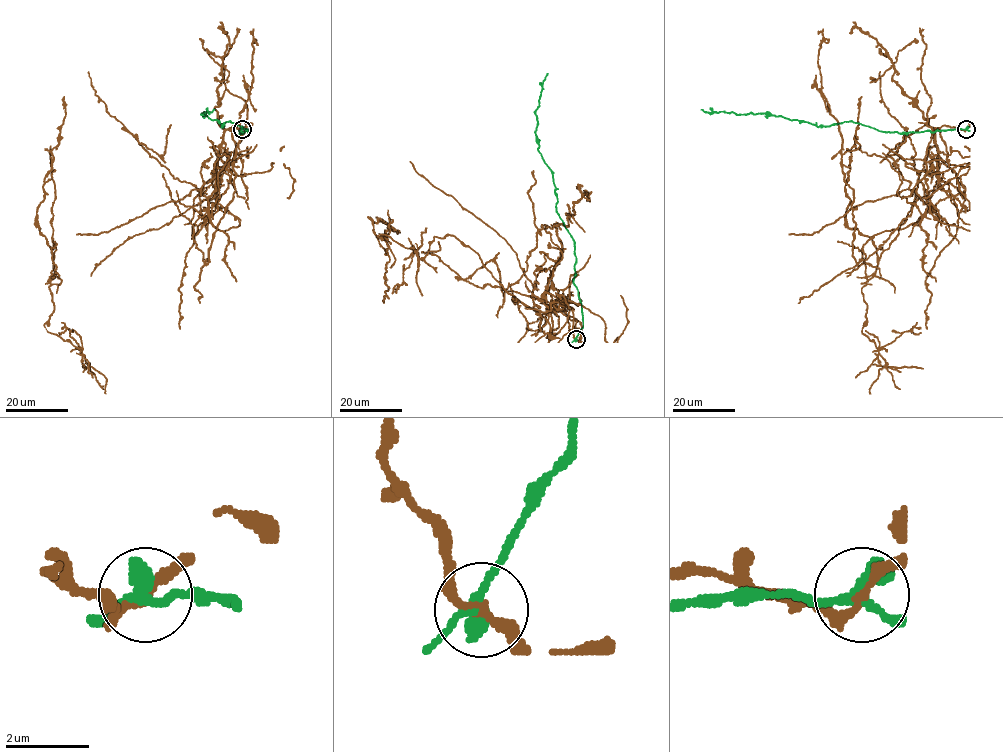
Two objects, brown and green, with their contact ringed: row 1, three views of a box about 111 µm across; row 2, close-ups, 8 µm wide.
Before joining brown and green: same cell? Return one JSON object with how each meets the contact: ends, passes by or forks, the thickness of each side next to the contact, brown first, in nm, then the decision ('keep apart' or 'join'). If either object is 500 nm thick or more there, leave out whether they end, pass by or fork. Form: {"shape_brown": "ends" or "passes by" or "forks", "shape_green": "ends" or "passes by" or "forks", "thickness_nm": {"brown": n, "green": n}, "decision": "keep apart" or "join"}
{"shape_brown": "passes by", "shape_green": "passes by", "thickness_nm": {"brown": 200, "green": 360}, "decision": "keep apart"}

